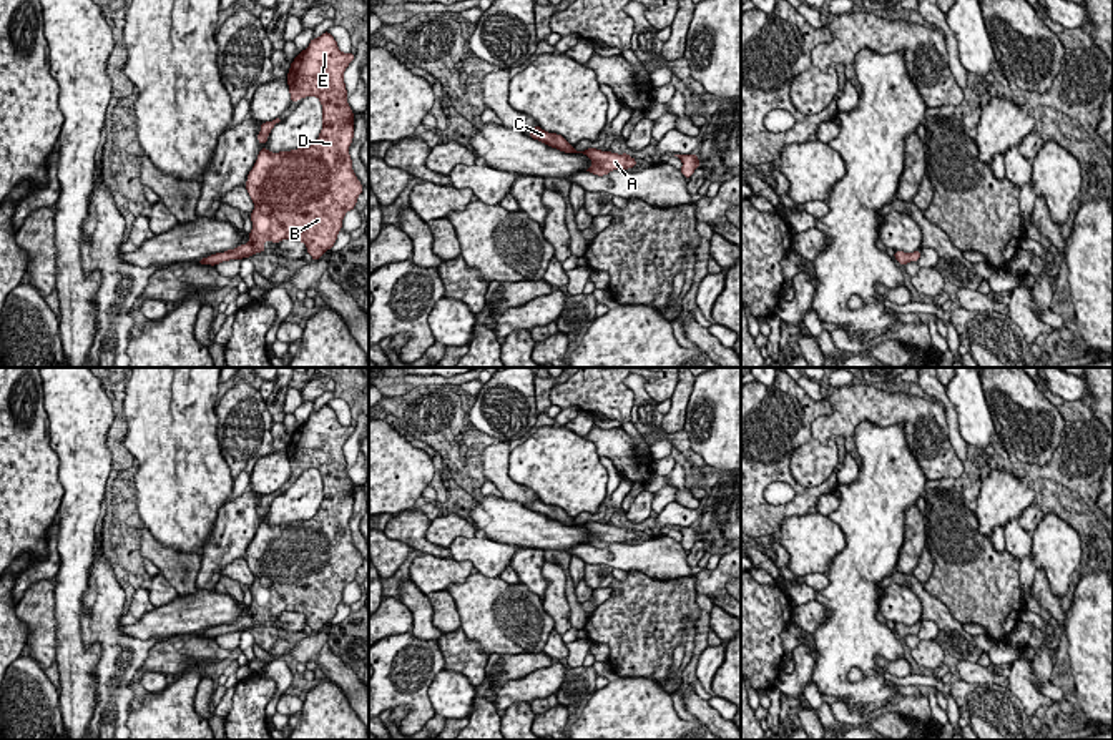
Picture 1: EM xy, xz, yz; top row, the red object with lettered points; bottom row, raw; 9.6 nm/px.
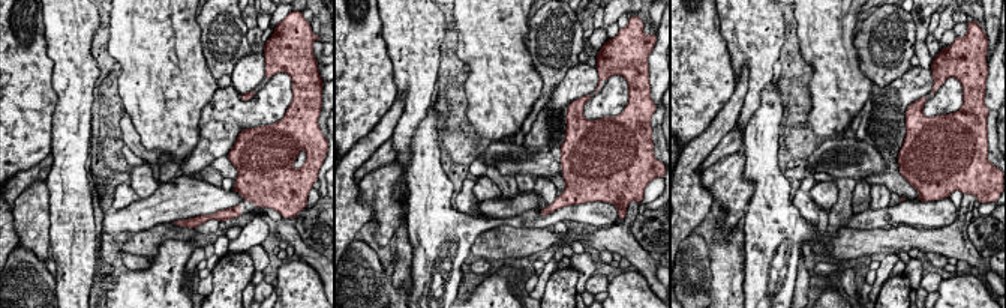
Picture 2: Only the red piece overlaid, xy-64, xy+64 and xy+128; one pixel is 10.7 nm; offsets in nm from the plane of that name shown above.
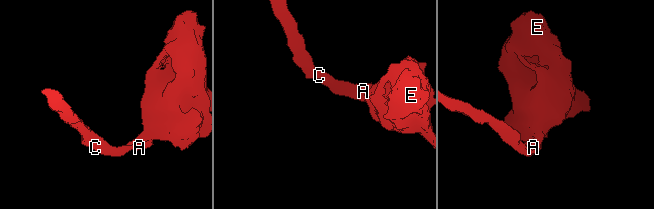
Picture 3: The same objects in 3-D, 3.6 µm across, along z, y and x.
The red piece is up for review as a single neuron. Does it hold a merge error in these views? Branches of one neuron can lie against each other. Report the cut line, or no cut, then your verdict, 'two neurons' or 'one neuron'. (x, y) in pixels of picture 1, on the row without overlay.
no cut; one neuron

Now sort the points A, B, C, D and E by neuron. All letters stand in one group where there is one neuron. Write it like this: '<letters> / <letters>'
A B C D E

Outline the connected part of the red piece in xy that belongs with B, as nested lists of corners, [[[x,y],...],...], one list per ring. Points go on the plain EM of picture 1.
[[[324,404],[294,431],[286,449],[291,474],[321,472],[319,511],[309,520],[291,524],[261,520],[246,554],[254,575],[249,615],[198,632],[199,637],[249,630],[266,622],[264,614],[302,614],[314,634],[334,619],[346,585],[355,580],[362,565],[349,527],[354,486],[344,456],[354,429],[342,426],[334,409]]]

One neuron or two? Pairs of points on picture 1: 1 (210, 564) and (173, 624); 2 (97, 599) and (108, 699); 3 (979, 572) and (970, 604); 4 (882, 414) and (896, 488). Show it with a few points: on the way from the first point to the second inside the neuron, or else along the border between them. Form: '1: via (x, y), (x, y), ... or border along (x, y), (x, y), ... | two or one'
1: border along (198, 587), (213, 591) | two
2: via (102, 624), (112, 639), (112, 674) | one
3: via (975, 581), (970, 596) | one
4: border along (854, 428), (861, 423), (899, 424), (912, 454) | two

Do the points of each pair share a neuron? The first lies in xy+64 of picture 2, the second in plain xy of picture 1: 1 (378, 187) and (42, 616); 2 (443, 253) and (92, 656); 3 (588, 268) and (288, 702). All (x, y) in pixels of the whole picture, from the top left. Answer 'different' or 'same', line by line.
1: same
2: different
3: different

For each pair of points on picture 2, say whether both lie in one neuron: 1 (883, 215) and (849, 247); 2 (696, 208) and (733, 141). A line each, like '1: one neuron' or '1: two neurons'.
1: two neurons
2: two neurons

